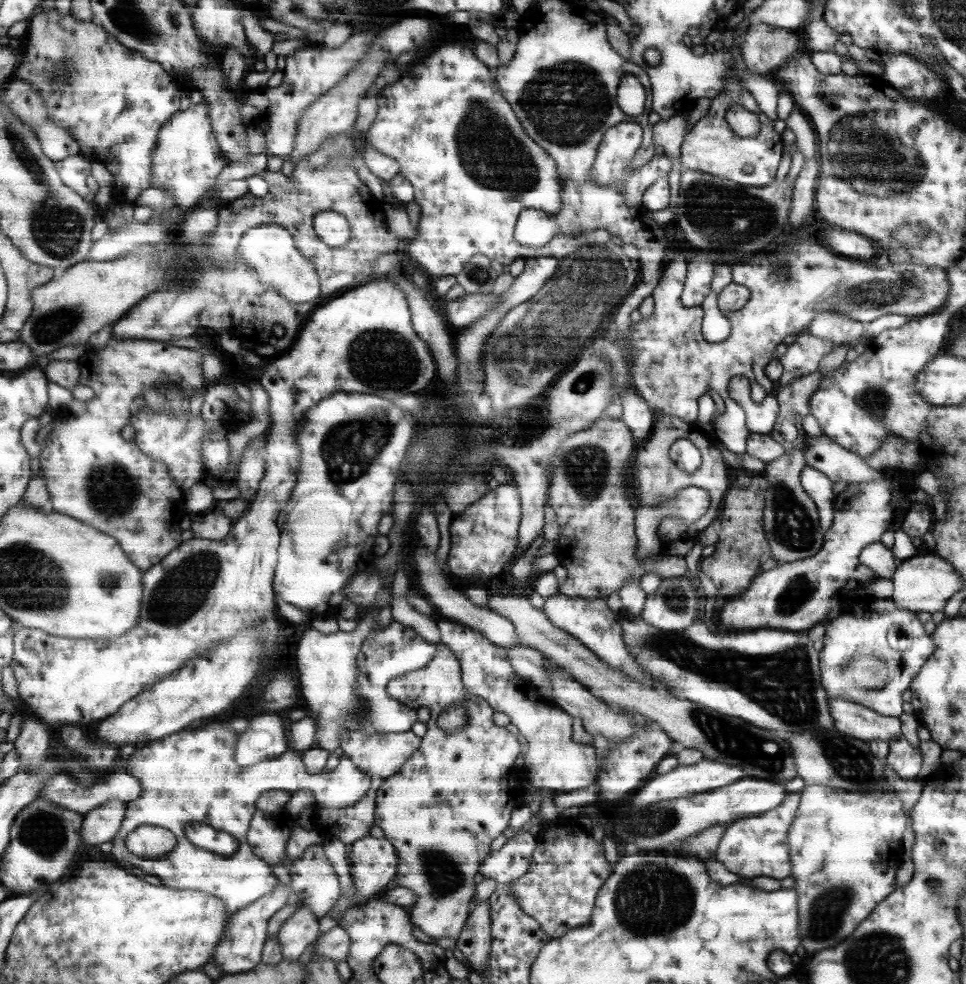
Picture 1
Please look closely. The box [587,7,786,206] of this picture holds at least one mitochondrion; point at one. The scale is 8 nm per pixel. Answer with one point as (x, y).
(760, 39)

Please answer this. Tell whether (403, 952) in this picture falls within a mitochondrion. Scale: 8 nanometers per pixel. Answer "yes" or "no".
no

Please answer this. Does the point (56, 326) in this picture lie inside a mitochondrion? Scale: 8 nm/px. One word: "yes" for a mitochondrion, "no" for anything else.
yes

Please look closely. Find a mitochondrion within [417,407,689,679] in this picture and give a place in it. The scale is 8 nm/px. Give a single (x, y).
(584, 465)

